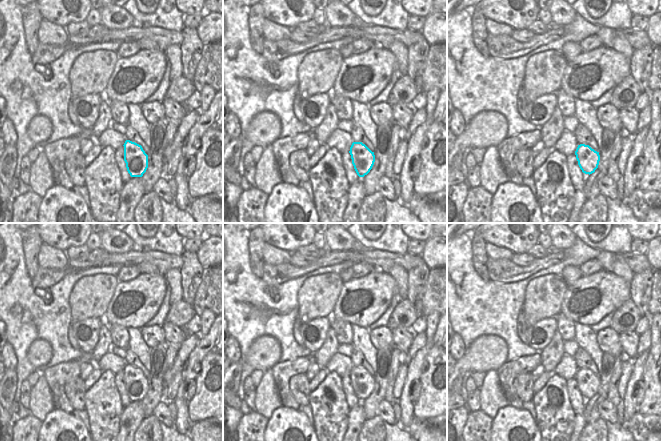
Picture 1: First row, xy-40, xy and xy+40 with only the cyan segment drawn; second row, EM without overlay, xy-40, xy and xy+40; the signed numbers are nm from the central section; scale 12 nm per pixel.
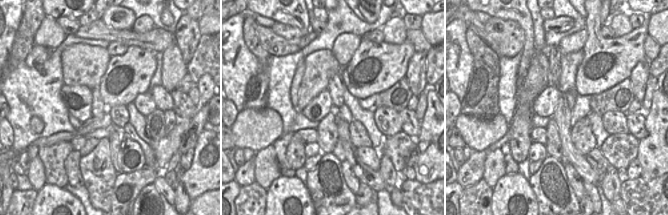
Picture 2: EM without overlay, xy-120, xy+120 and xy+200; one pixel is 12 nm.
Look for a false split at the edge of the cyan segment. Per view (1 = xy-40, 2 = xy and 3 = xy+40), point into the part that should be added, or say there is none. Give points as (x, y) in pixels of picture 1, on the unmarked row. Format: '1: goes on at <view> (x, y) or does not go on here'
1: does not go on here
2: does not go on here
3: does not go on here

